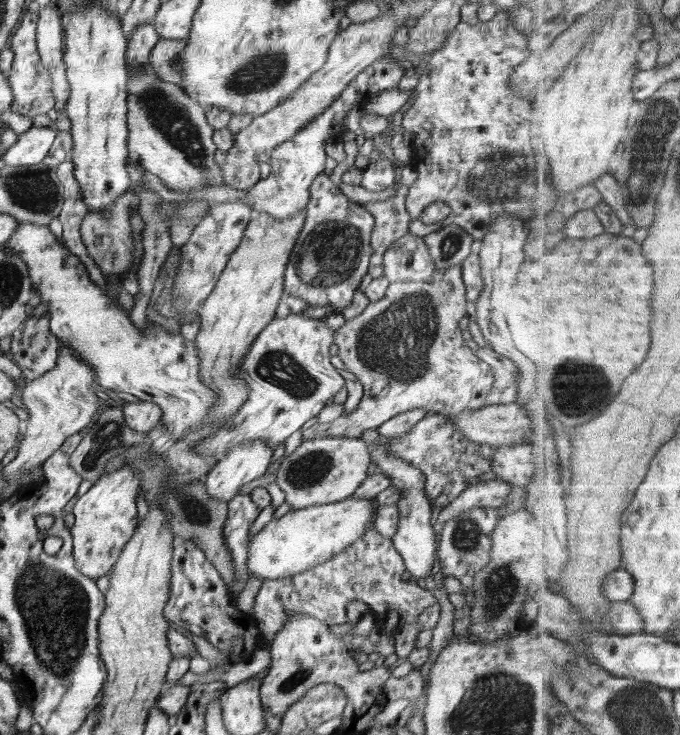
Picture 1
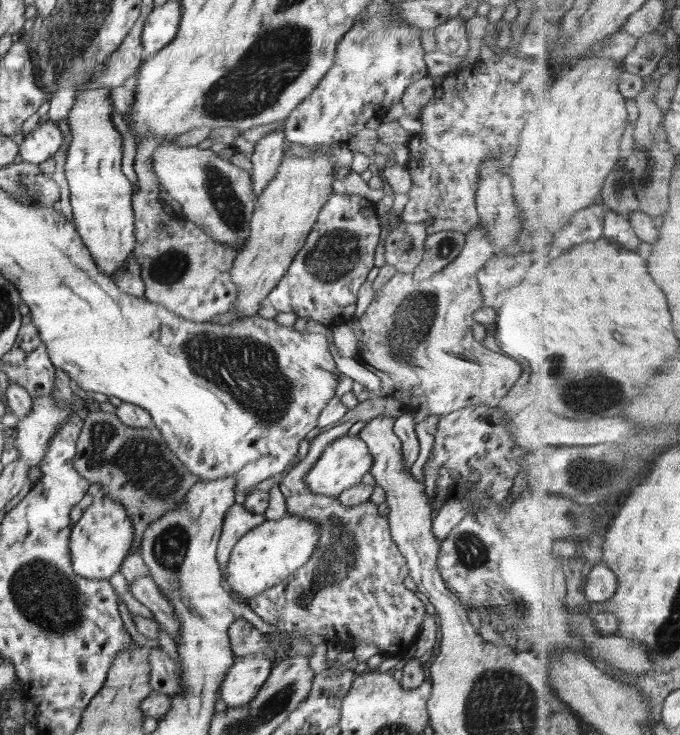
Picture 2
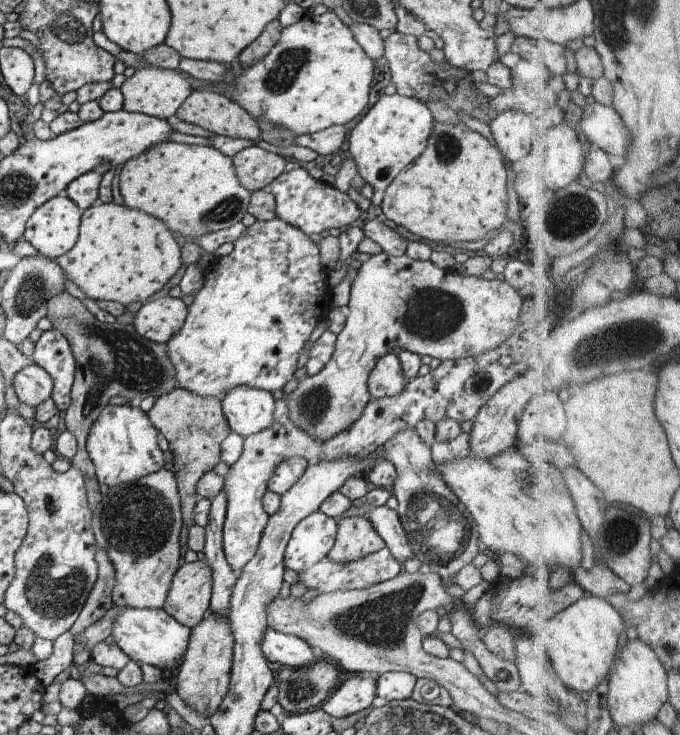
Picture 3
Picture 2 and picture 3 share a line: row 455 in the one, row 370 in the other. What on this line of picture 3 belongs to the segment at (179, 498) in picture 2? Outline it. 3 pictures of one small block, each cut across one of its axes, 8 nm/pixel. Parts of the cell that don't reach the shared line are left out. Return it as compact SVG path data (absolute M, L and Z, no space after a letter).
M67 294L54 296L48 301L48 320L57 328L70 343L76 368L74 384L70 390L71 403L66 408L66 431L71 432L77 440L77 453L70 462L72 468L78 468L86 480L86 493L90 509L101 500L99 482L88 450L86 440L88 434L98 420L102 410L110 405L114 396L124 396L132 402L142 402L144 398L160 398L162 395L178 389L178 380L174 364L168 358L166 344L156 343L142 338L133 324L114 322L102 324L93 314L90 314L82 301Z

